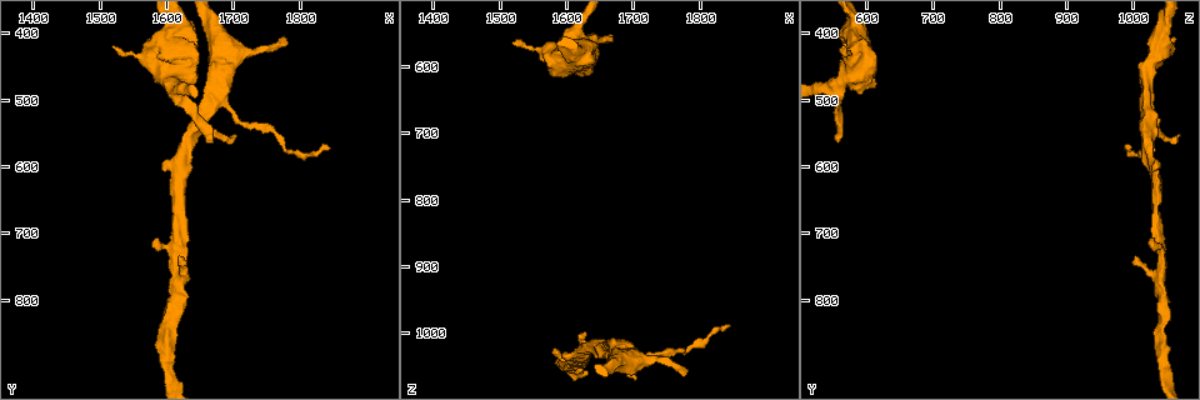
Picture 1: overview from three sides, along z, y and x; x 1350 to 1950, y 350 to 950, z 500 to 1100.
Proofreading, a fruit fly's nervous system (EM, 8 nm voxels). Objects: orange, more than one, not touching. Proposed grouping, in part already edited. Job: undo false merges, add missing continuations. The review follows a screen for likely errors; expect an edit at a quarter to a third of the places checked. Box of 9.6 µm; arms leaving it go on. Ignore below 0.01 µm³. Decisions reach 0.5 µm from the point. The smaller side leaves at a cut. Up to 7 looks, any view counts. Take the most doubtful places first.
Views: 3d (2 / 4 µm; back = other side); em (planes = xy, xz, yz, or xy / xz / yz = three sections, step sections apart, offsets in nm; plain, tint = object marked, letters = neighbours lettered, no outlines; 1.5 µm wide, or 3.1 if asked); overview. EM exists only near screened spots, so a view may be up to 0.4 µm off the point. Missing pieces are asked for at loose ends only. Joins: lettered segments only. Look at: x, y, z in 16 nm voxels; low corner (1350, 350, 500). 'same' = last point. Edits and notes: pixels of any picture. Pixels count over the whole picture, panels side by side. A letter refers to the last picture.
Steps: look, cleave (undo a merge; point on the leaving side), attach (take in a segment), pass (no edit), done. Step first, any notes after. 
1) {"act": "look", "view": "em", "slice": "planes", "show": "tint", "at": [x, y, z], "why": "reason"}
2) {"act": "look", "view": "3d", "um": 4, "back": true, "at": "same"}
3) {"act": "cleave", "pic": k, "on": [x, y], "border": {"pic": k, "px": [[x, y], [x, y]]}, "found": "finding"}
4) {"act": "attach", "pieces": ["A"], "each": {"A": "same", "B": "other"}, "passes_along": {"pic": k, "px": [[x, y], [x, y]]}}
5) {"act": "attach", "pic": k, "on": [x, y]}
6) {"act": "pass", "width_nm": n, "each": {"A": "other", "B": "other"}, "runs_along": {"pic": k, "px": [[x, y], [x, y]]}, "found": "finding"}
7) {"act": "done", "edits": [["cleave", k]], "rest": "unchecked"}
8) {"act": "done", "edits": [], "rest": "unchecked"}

{"act": "look", "view": "3d", "um": 2, "at": [1665, 565, 555], "why": "free end"}

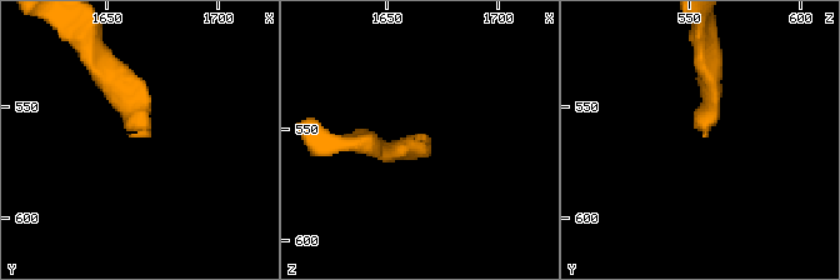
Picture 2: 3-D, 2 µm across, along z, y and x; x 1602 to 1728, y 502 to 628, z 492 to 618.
{"act": "look", "view": "em", "slice": "planes", "show": "letters", "at": [1668, 565, 558]}

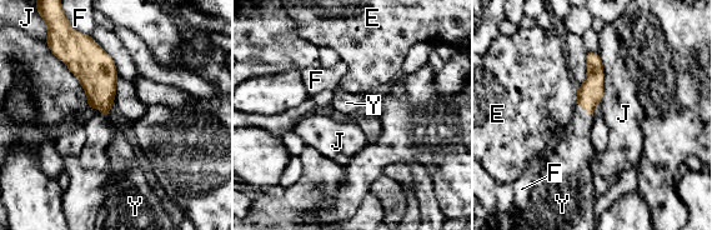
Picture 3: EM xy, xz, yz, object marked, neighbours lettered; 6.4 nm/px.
{"act": "attach", "pieces": ["Y"], "longest_contact_nm": ["J", 320], "each": {"E": "other", "F": "other", "J": "other", "Y": "same"}, "passes_along": {"pic": 3, "px": [[590, 94], [587, 110], [575, 146]]}, "found": "it goes on there"}

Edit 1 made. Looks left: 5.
{"act": "look", "view": "3d", "um": 2, "at": [1780, 410, 1065], "why": "thin end"}

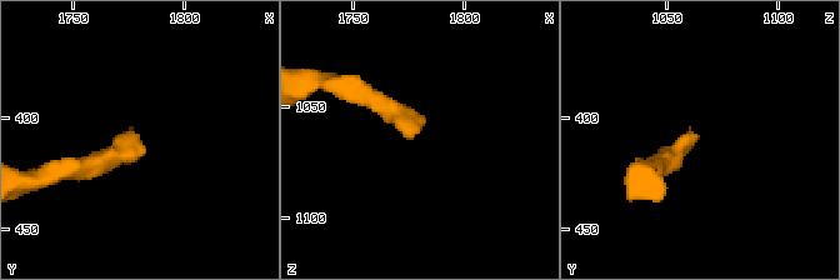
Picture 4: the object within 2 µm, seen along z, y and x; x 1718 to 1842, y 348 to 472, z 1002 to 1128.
{"act": "look", "view": "em", "slice": "planes", "show": "letters", "at": [1778, 409, 1063], "why": "need the tissue"}

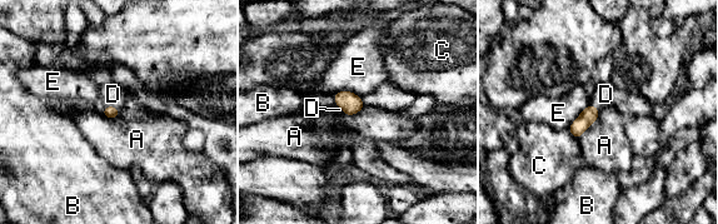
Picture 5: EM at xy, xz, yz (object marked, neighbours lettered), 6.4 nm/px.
{"act": "attach", "pieces": ["D"], "each": {"A": "other", "B": "other", "C": "other", "D": "same", "E": "other"}, "passes_along": {"pic": 5, "px": [[110, 112], [109, 106], [113, 94]]}, "found": "the neuron continues"}

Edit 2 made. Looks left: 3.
{"act": "look", "view": "overview", "why": "redraw"}

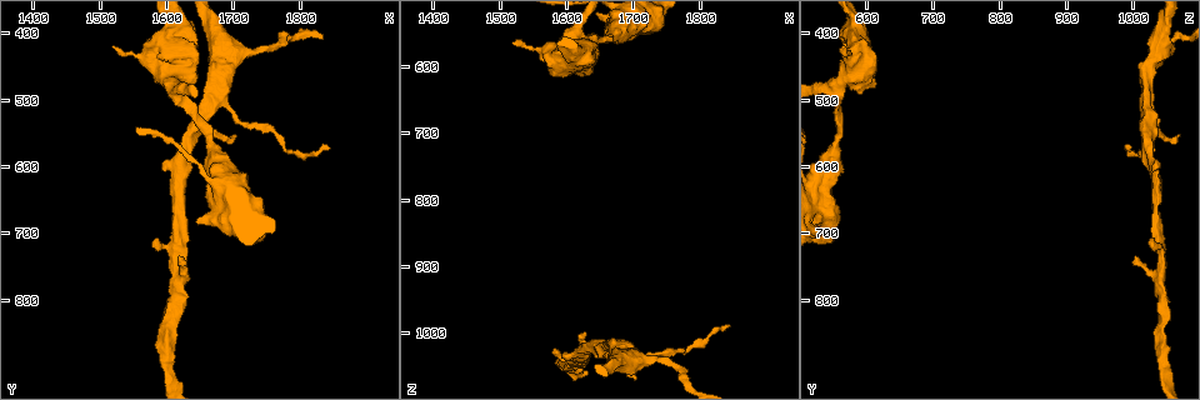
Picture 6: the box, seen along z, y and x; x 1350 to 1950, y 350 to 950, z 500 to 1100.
{"act": "look", "view": "em", "slice": "xy", "step": 8, "show": "tint", "at": [1600, 595, 1035], "why": "free end"}

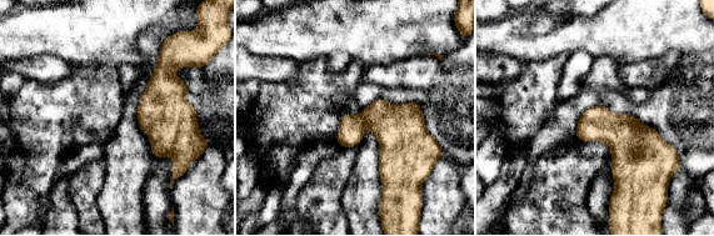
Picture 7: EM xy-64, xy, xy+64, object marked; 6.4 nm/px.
{"act": "look", "view": "em", "slice": "xy", "step": 8, "show": "letters", "at": "same"}

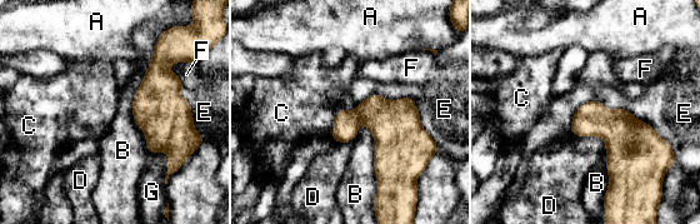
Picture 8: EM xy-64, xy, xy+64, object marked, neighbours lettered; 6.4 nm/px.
{"act": "pass", "each": {"A": "other", "B": "other", "C": "other", "D": "other", "E": "other", "F": "other", "G": "other"}, "border": {"pic": 8, "px": [[359, 103], [336, 113], [330, 134]]}, "found": "none of them fits"}

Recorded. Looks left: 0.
{"act": "done", "edits": [["attach", 3], ["attach", 5]], "rest": "unchecked"}

